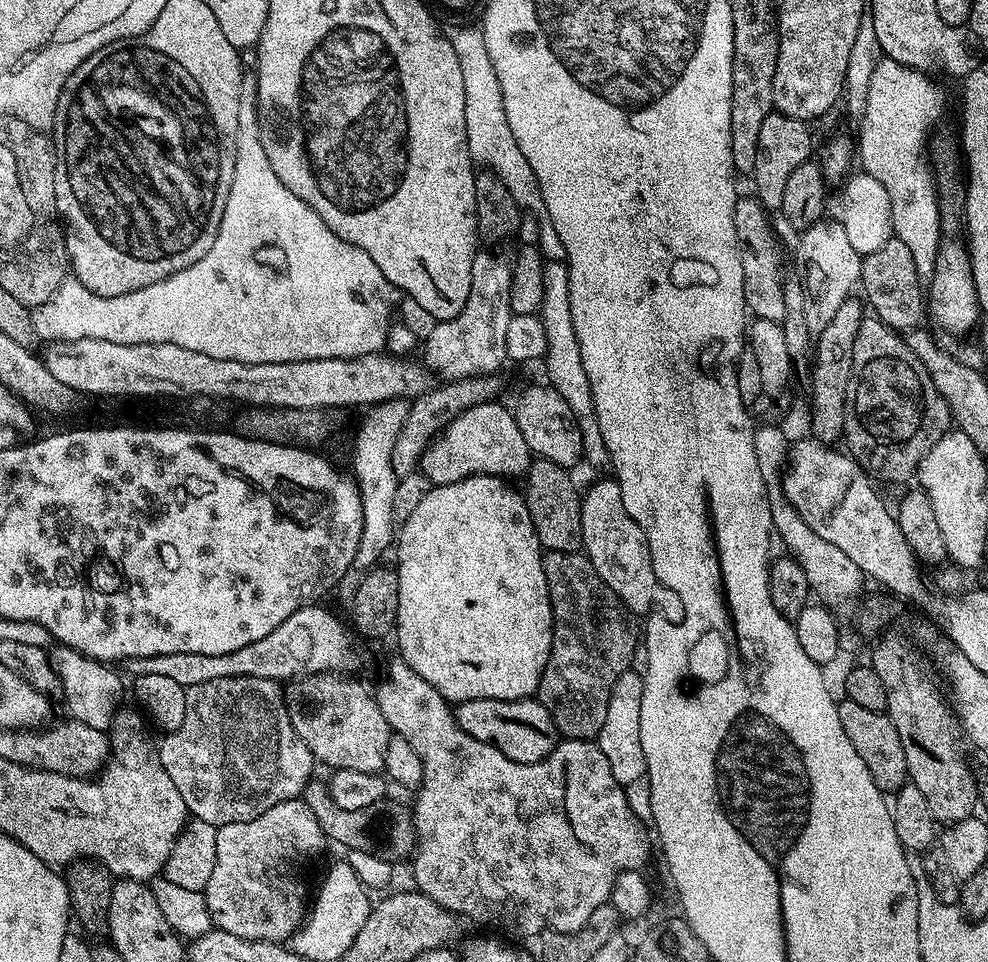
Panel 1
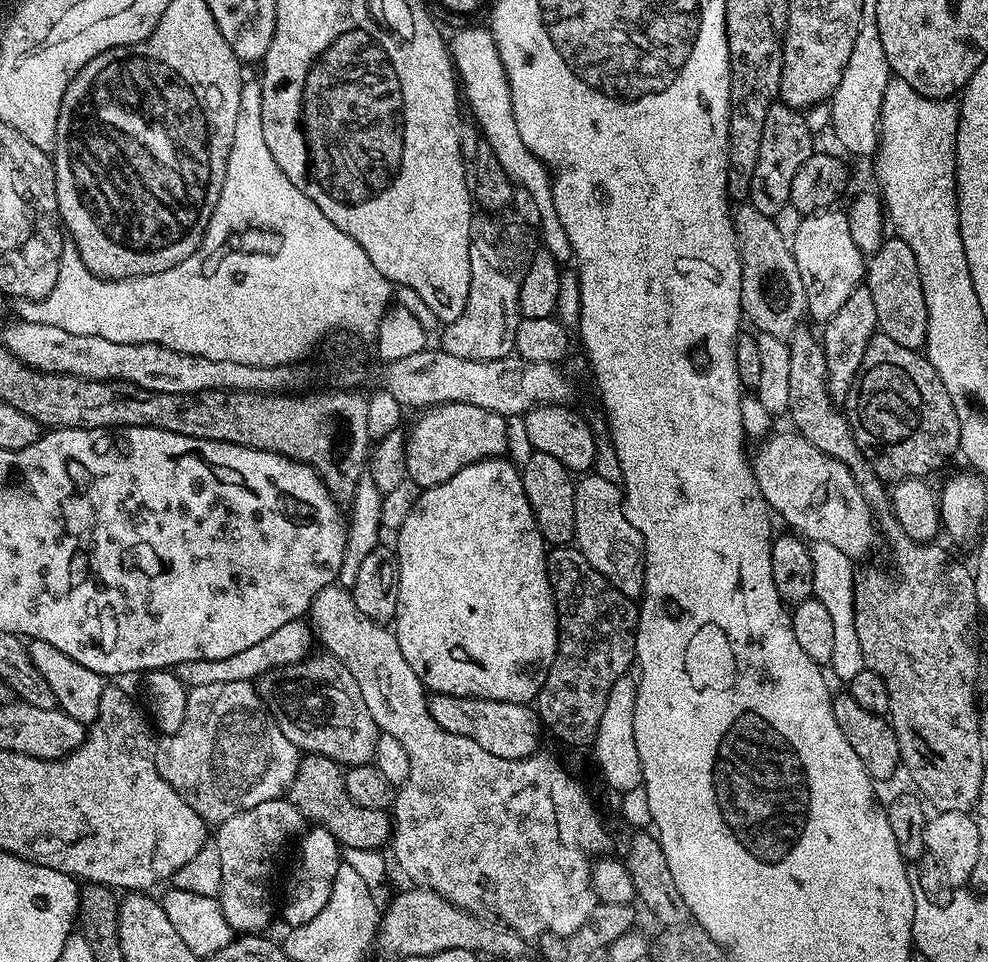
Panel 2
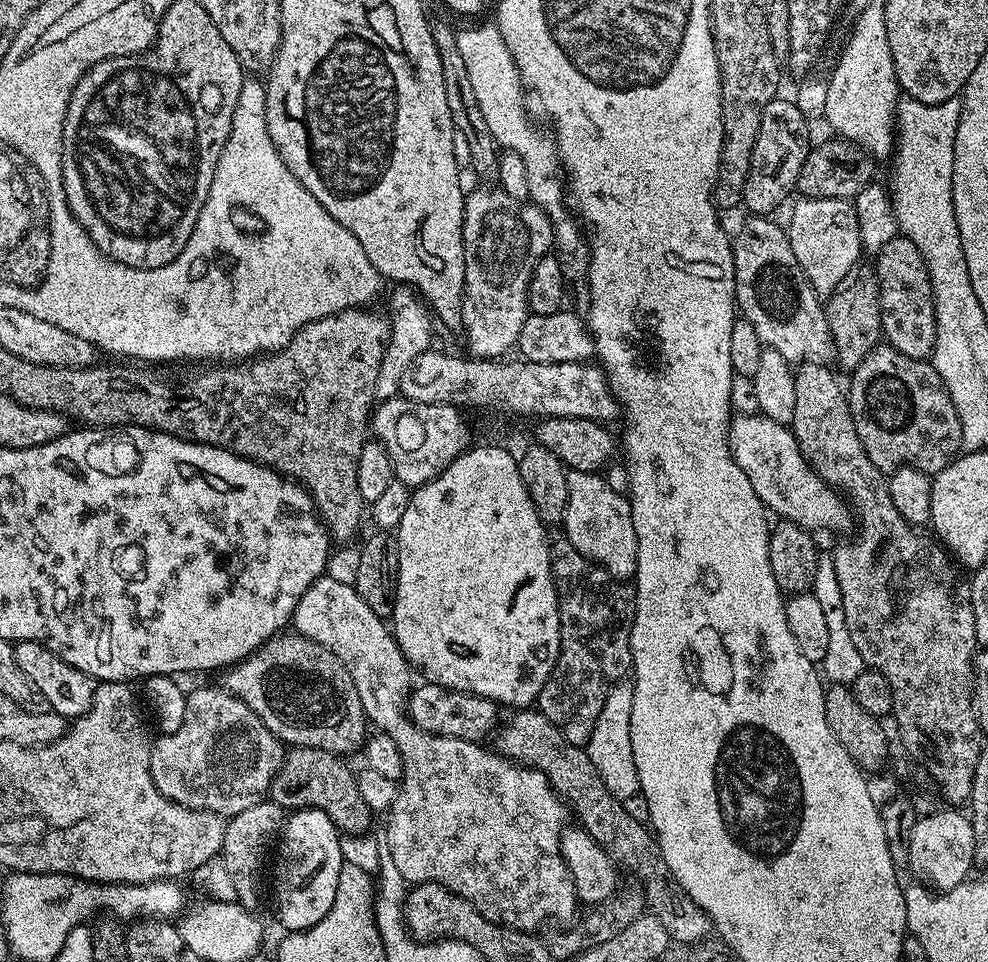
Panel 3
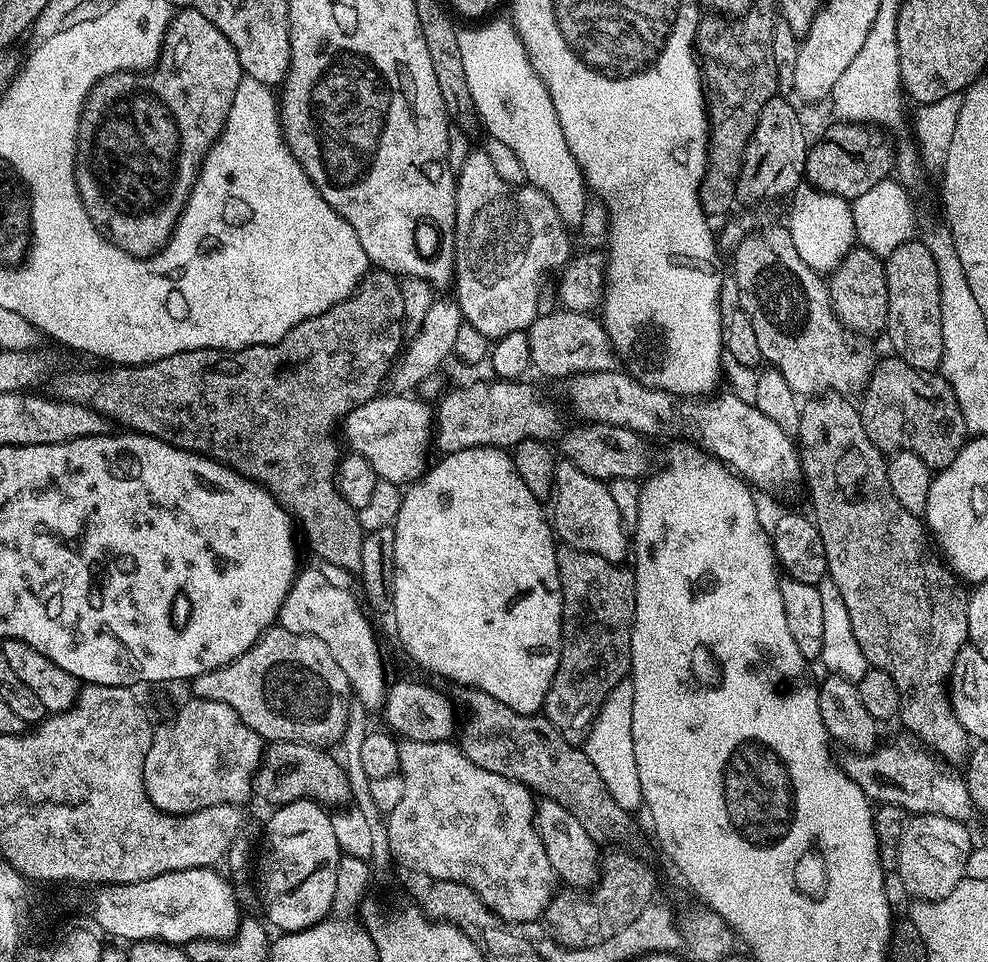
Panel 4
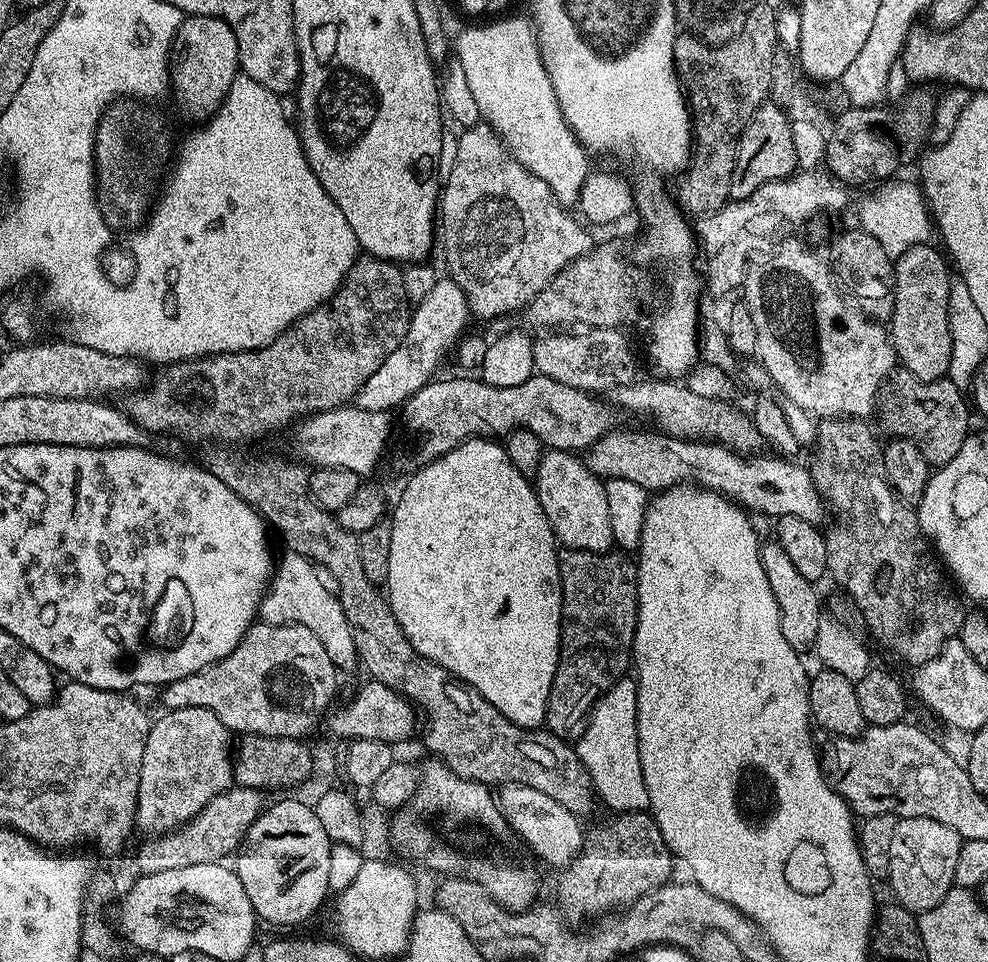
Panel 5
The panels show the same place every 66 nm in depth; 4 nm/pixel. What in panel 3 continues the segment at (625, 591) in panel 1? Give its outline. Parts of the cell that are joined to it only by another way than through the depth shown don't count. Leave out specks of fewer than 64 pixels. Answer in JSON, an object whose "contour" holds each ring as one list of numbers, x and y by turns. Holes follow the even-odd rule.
{"contour":[[569,471,563,535,572,543,574,550,578,550,578,554,601,564,611,576,623,581,635,577,638,566,638,538,634,534,629,508,629,497,612,490,603,475]]}

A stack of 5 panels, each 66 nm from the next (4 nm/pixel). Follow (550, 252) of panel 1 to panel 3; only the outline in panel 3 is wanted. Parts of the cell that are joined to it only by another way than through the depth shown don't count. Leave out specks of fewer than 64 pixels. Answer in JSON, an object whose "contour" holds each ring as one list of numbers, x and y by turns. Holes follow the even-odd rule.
{"contour":[[492,22,480,24,477,28,461,27,456,37,462,63,474,89,474,98,478,98,478,110,482,110,482,118,486,118,486,126,490,126,490,134,494,134,497,145,505,153,513,152,520,159,524,176,528,179,527,199,541,208,546,218,550,218,555,251,564,258,576,256,580,251,583,253,586,234,566,199,566,177,560,163,560,151,556,148,555,139,547,131,544,133,542,129,535,128,528,117,528,108,524,105,526,89,520,82,520,72,499,28]]}

